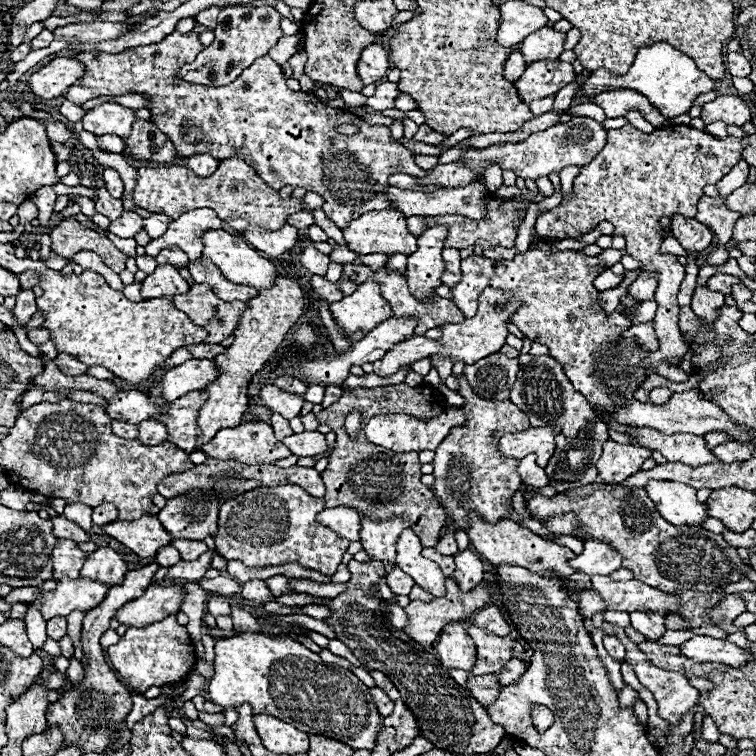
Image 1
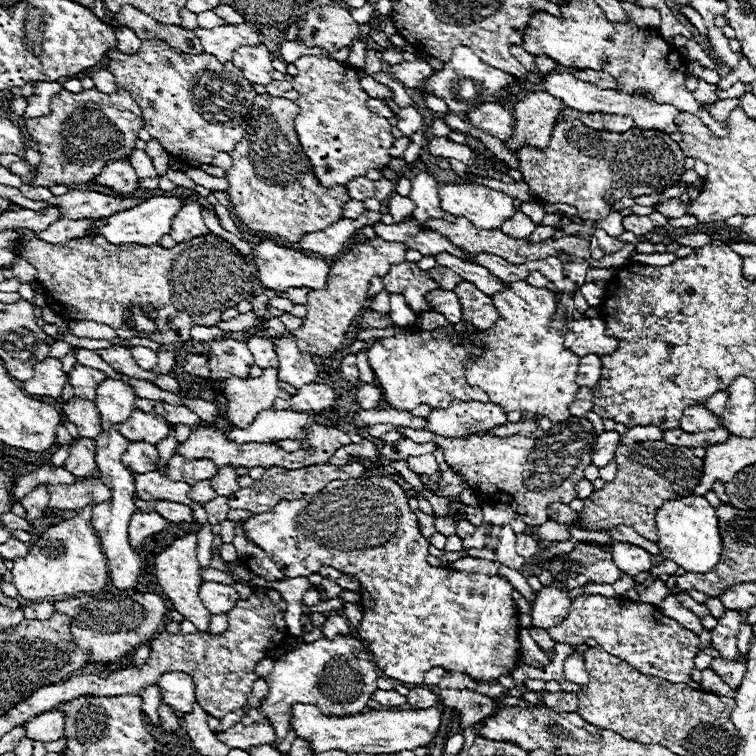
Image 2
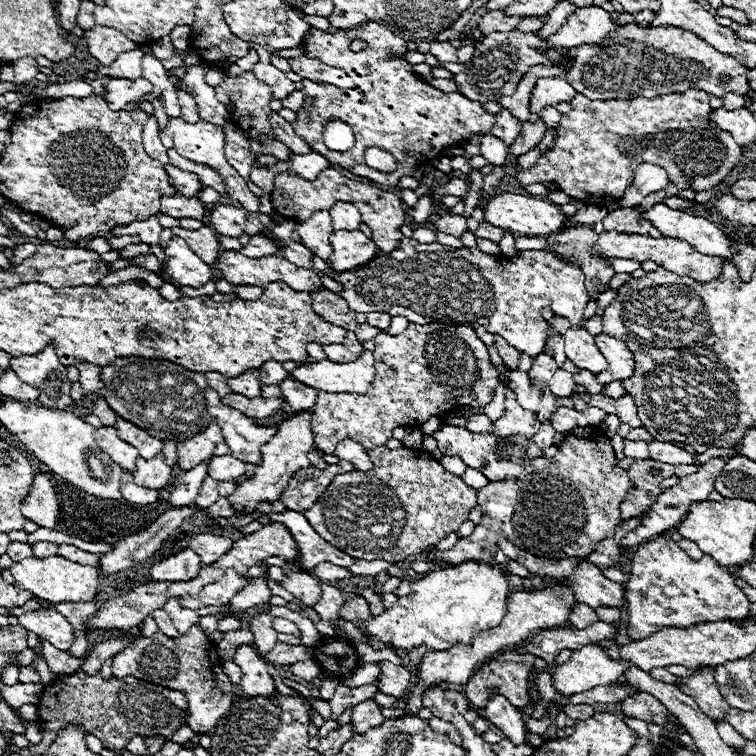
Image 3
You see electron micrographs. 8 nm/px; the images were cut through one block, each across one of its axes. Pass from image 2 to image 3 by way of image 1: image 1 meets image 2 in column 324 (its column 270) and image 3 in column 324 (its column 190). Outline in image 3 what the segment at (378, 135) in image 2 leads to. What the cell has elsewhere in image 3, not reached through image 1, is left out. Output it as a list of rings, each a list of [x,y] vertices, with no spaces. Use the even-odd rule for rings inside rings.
[[[368,22],[364,28],[358,26],[354,30],[338,30],[336,34],[326,34],[322,30],[310,28],[304,38],[304,44],[306,56],[316,56],[326,64],[344,68],[352,76],[356,86],[344,90],[332,84],[316,84],[310,80],[302,80],[304,104],[296,112],[292,128],[296,128],[298,136],[304,136],[304,140],[308,140],[308,146],[314,152],[328,156],[332,164],[338,164],[356,176],[368,178],[374,184],[396,186],[402,176],[414,176],[414,166],[426,164],[424,160],[438,158],[442,150],[458,146],[470,140],[474,134],[490,134],[490,128],[496,118],[482,110],[478,102],[470,102],[468,98],[456,92],[446,94],[428,86],[424,80],[418,78],[418,74],[412,72],[412,66],[406,60],[390,56],[390,52],[398,56],[404,54],[406,40],[390,32],[384,24]],[[356,38],[362,38],[368,48],[362,52],[352,52],[350,42]],[[332,120],[342,120],[352,128],[356,142],[350,150],[334,152],[324,146],[322,132]],[[372,146],[390,152],[398,160],[396,172],[382,174],[366,166],[364,152]]]

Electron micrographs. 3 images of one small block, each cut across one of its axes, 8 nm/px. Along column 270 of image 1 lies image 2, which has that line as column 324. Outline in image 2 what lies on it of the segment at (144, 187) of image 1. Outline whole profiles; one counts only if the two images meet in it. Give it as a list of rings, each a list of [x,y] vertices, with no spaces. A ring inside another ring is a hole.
[[[258,94],[254,108],[250,112],[246,136],[236,148],[230,152],[232,156],[232,168],[226,170],[228,180],[228,196],[230,204],[236,212],[236,216],[252,230],[276,234],[282,238],[288,238],[290,242],[296,242],[300,236],[316,230],[326,230],[334,222],[342,218],[342,204],[346,204],[348,192],[344,186],[334,188],[322,188],[318,180],[312,174],[308,156],[304,156],[302,146],[298,142],[298,136],[294,132],[294,118],[298,116],[298,106],[286,98],[276,98],[270,94]]]

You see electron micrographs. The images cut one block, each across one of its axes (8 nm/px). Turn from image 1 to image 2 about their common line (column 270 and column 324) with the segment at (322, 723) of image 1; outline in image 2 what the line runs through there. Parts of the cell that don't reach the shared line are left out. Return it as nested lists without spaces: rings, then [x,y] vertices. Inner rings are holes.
[[[336,636],[334,640],[328,640],[328,638],[320,638],[320,640],[316,640],[316,642],[312,642],[312,644],[304,644],[302,648],[298,648],[298,650],[292,650],[292,652],[288,652],[286,656],[282,656],[280,660],[276,660],[274,662],[274,670],[264,678],[266,680],[266,684],[268,684],[268,696],[266,698],[262,698],[260,700],[260,710],[262,712],[266,712],[266,716],[272,722],[272,726],[276,732],[276,742],[272,744],[272,746],[276,746],[276,744],[280,744],[283,739],[286,737],[287,733],[290,730],[290,708],[296,704],[296,702],[302,702],[302,704],[312,704],[312,706],[318,706],[324,714],[328,714],[328,716],[352,716],[352,714],[360,714],[362,710],[364,710],[364,706],[368,704],[368,700],[370,700],[370,696],[372,696],[372,692],[376,690],[376,664],[372,662],[372,654],[368,652],[368,648],[358,640],[358,638],[352,638],[352,636]]]

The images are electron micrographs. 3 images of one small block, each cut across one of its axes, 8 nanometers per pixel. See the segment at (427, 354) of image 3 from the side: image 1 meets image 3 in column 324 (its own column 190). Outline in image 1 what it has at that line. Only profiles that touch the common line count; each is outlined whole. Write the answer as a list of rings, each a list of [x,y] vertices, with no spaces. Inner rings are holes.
[[[206,390],[188,392],[188,396],[182,396],[176,402],[168,404],[168,410],[156,418],[168,428],[168,442],[176,444],[180,450],[188,454],[196,450],[196,440],[202,434],[196,418],[206,400]]]

